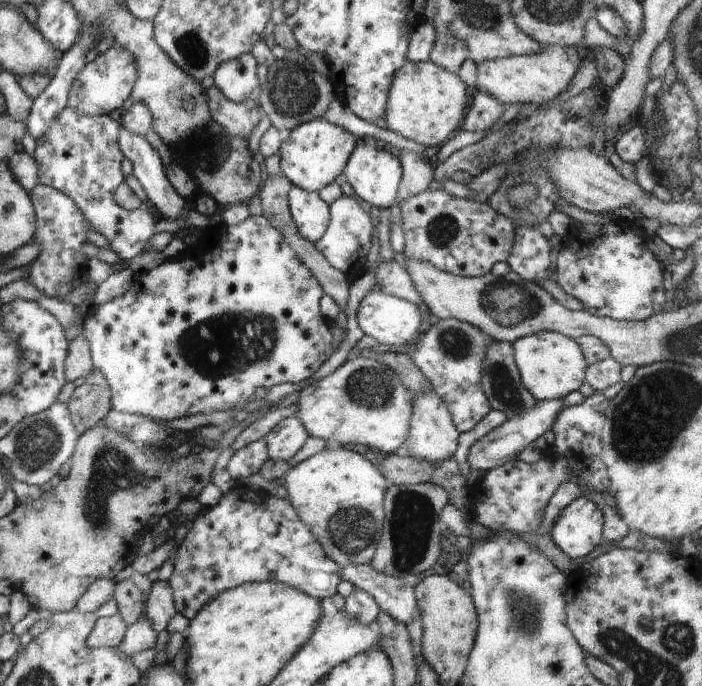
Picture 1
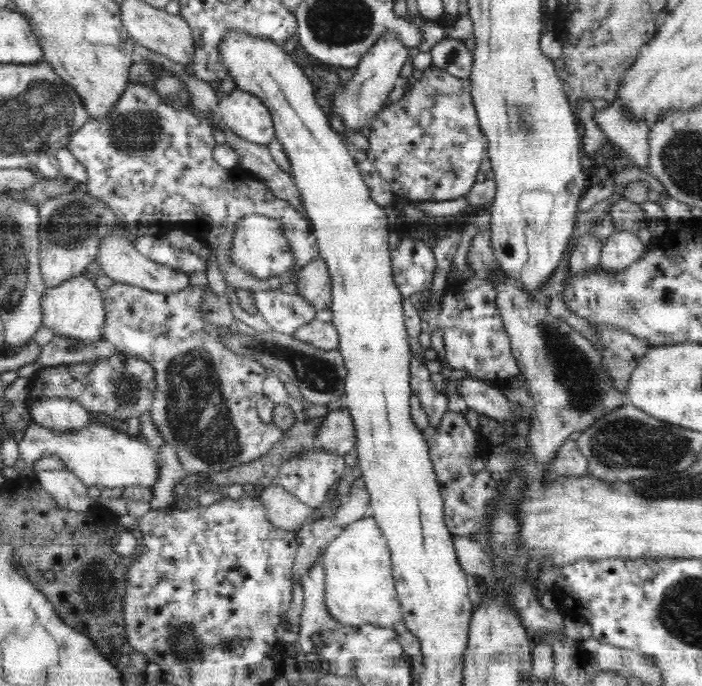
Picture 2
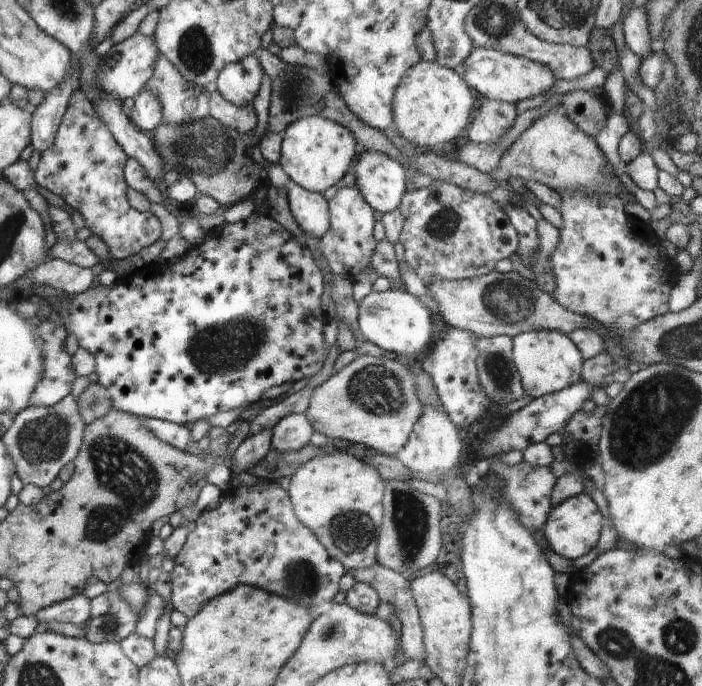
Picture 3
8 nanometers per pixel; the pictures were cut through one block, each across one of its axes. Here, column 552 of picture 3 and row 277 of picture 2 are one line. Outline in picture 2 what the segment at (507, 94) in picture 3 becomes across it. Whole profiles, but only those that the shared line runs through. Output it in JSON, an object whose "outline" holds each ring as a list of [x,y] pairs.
{"outline":[[[83,274],[72,276],[57,287],[46,288],[42,299],[42,324],[55,336],[75,338],[80,342],[98,342],[103,338],[105,306],[102,291]]]}

